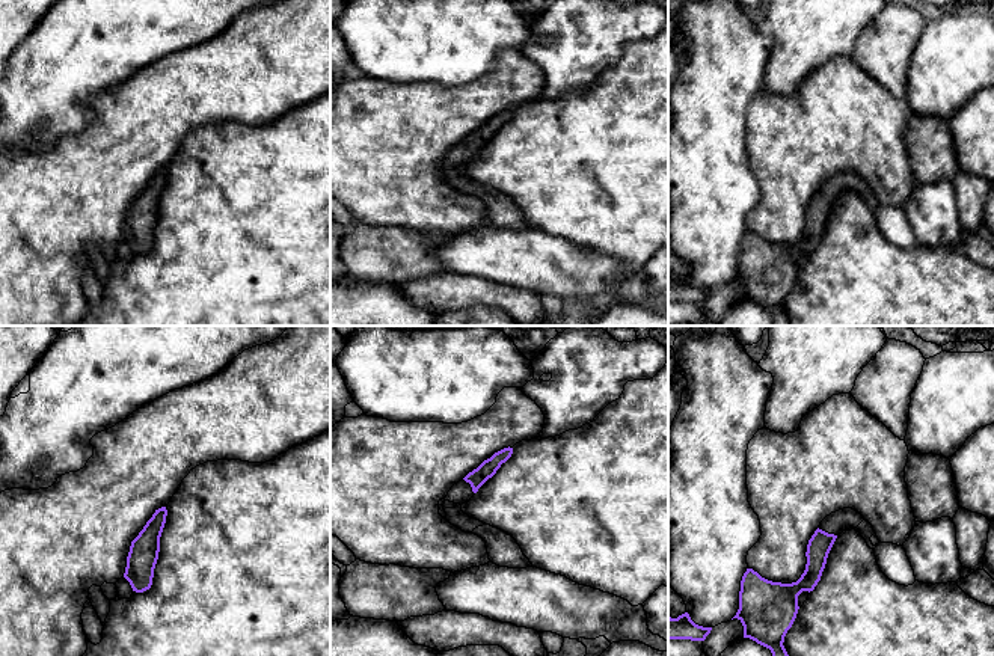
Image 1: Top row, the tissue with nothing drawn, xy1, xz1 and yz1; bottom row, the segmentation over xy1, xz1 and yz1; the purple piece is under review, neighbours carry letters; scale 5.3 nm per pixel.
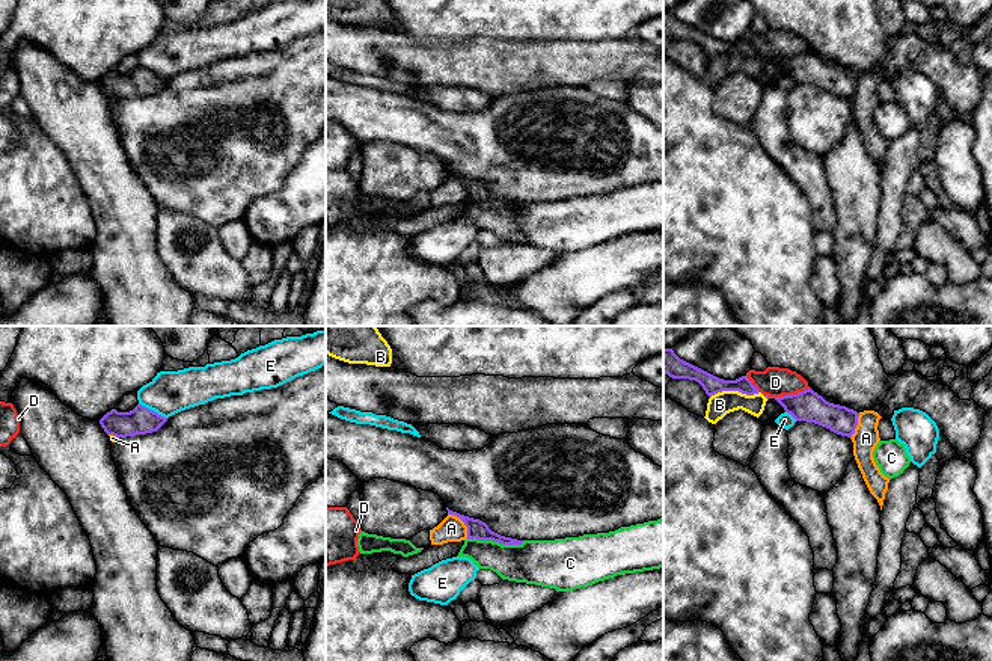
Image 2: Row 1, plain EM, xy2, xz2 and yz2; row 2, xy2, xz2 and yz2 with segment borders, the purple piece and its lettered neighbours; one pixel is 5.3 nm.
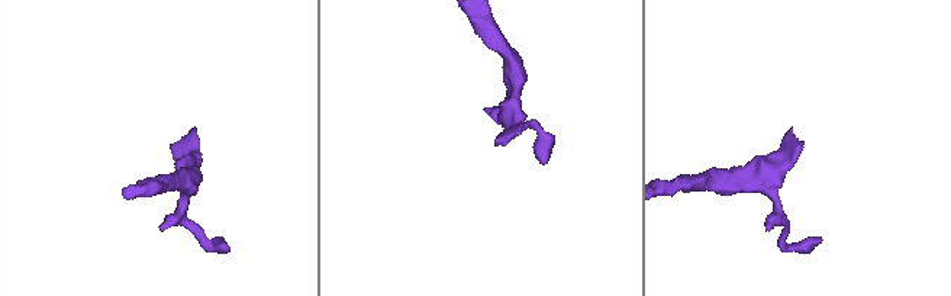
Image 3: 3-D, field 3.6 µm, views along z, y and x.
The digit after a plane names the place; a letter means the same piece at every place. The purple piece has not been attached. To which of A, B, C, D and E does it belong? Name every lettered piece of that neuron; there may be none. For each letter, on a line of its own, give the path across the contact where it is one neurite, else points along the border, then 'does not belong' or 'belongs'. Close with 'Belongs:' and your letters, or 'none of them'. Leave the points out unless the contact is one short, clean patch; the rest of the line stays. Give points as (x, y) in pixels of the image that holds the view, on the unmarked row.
A: along xz2 (448, 175), (453, 175), (463, 184), (468, 199) | does not belong
B: does not belong
C: does not belong
D: does not belong
E: does not belong
Belongs: none of them

